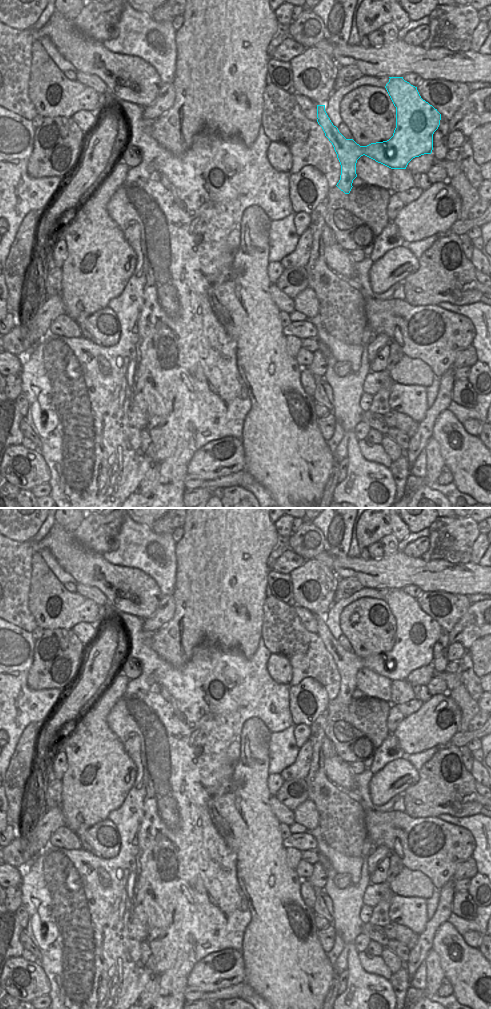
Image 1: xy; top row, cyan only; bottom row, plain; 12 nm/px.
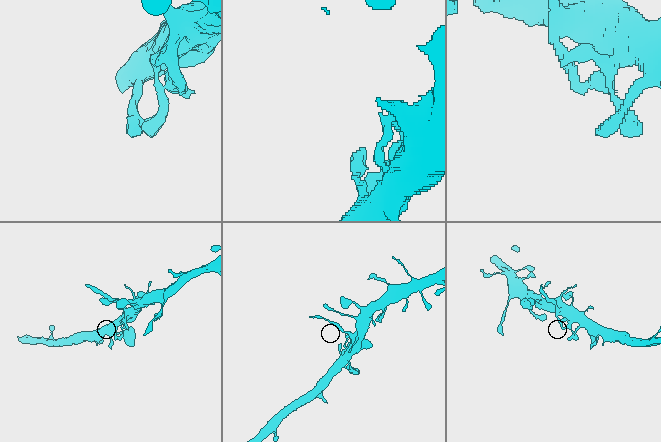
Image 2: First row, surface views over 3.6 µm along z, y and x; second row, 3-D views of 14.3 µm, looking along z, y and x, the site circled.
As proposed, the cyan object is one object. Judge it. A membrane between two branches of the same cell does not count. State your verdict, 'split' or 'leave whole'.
split

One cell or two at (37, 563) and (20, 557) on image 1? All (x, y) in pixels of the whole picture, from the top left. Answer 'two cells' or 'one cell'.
two cells

